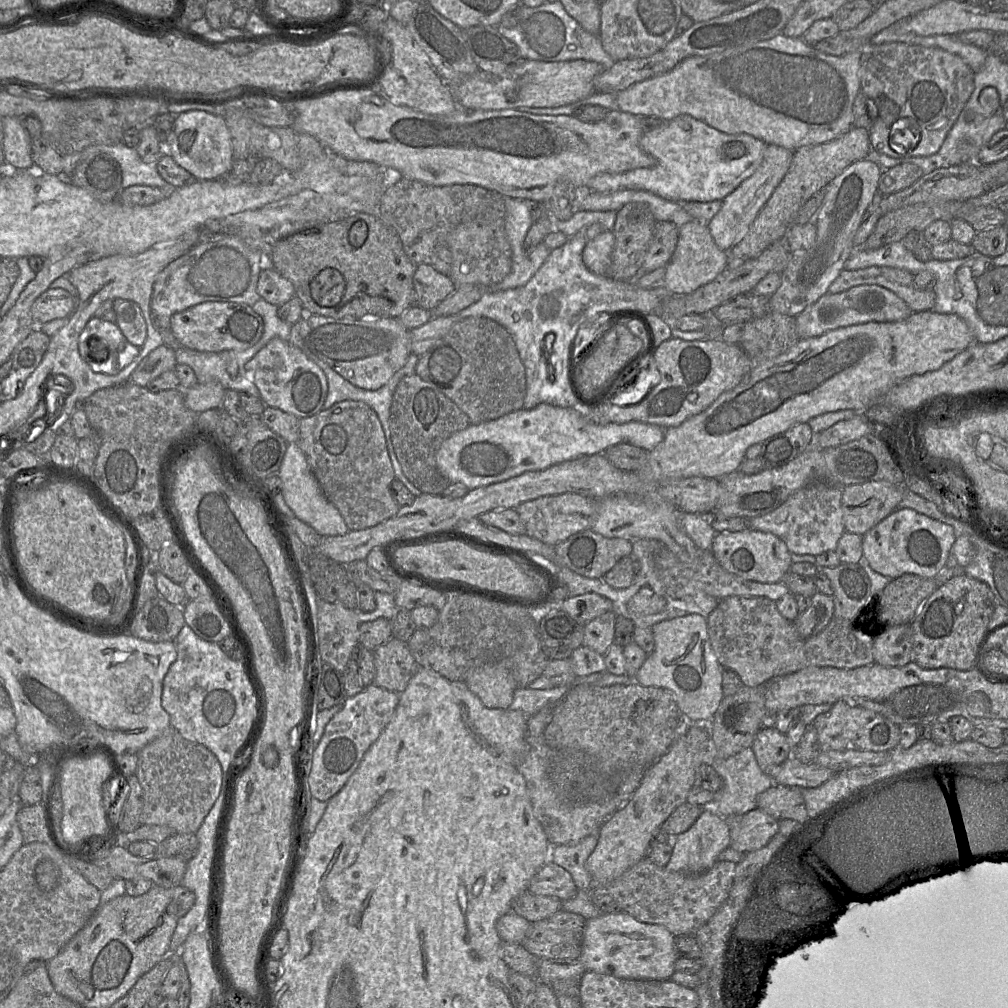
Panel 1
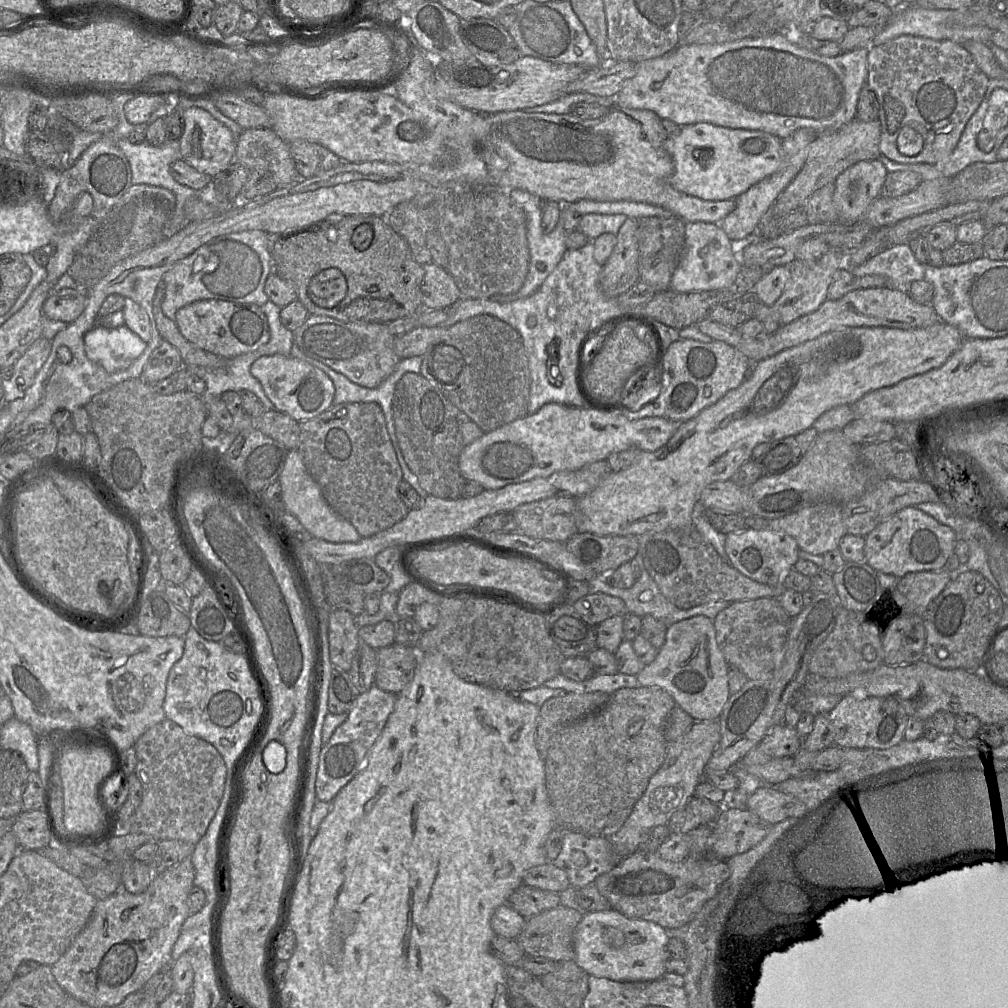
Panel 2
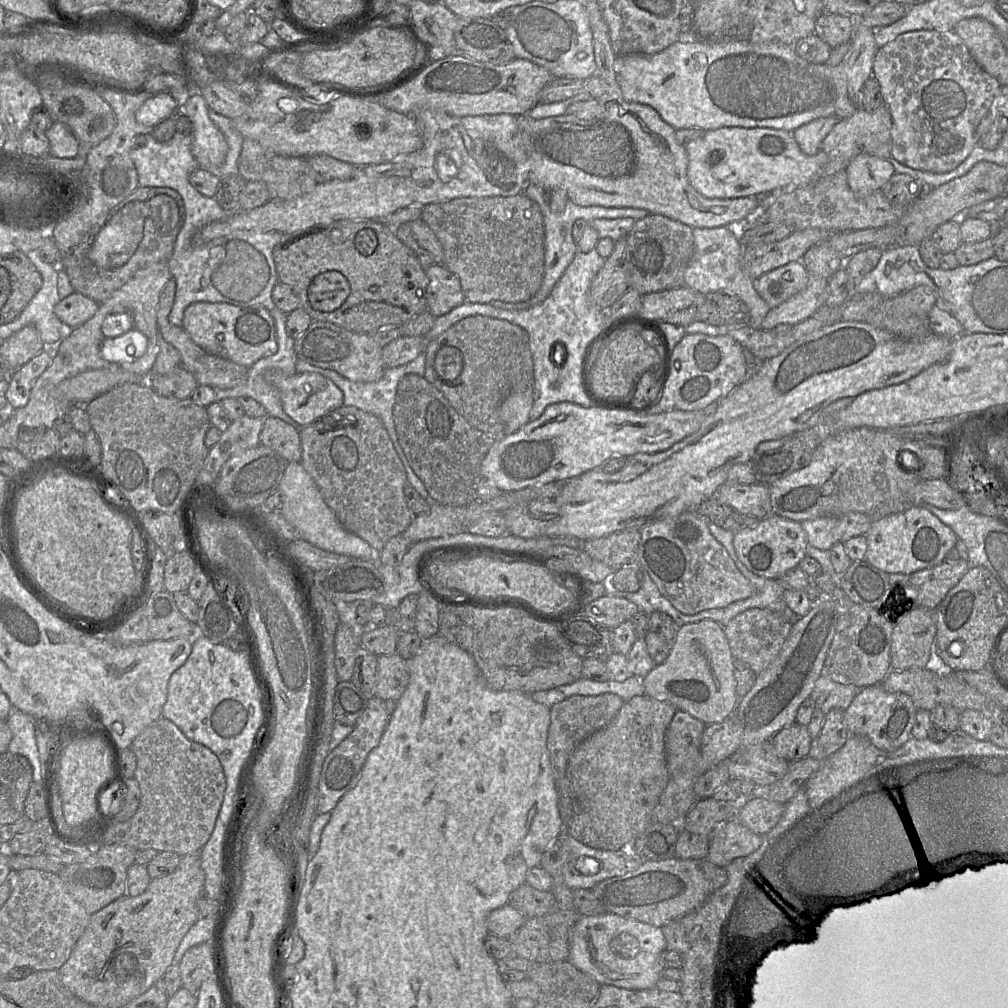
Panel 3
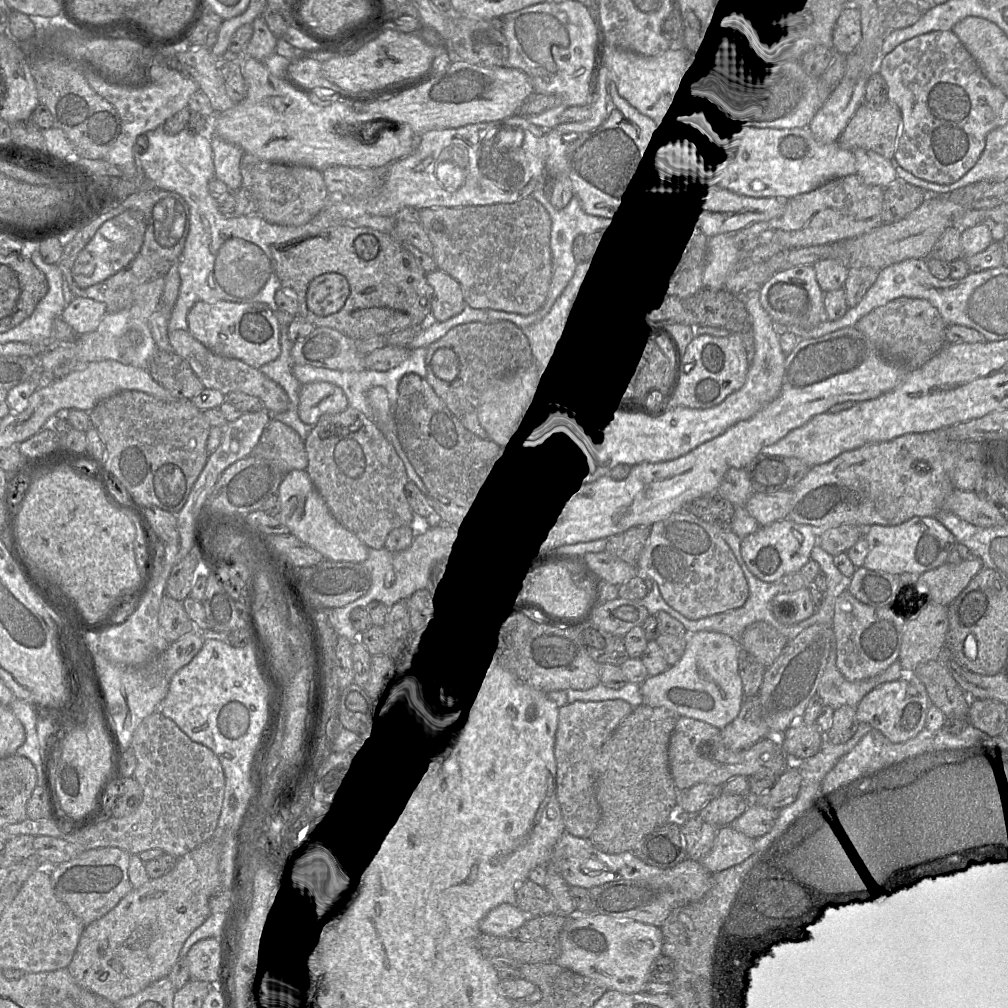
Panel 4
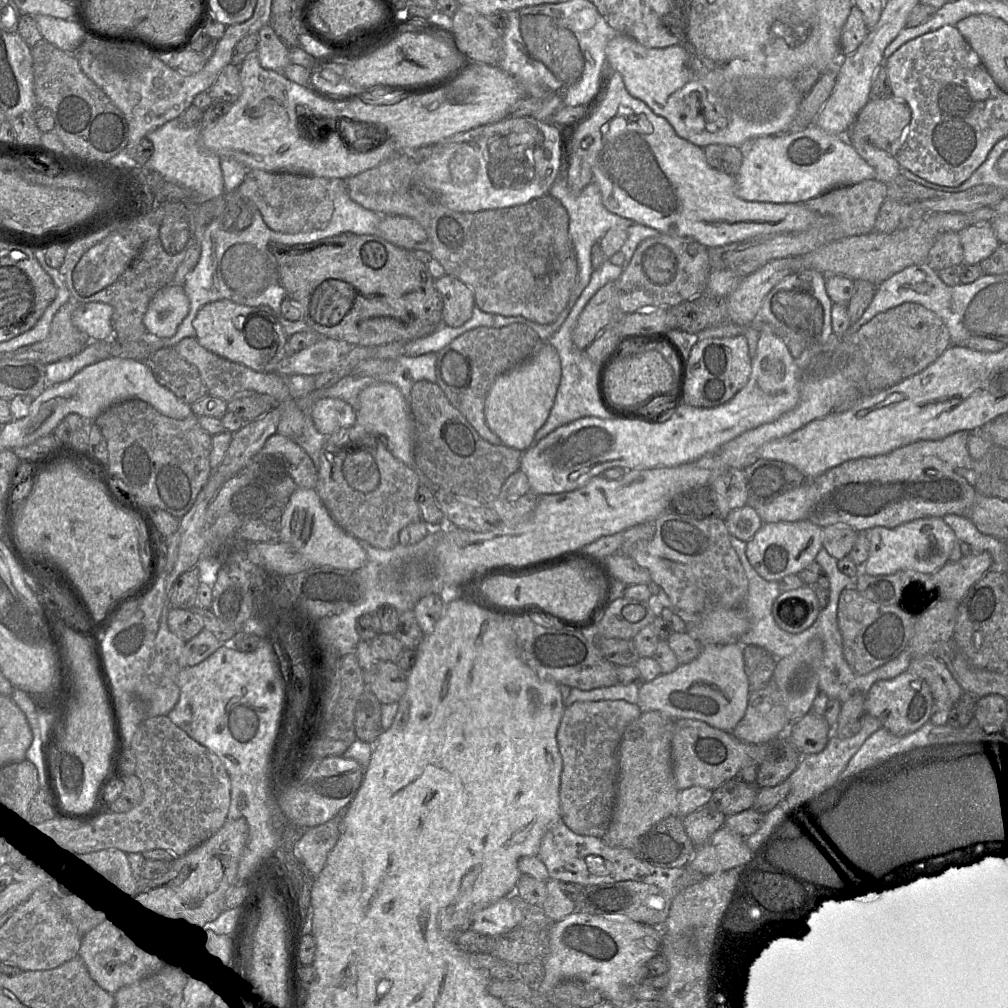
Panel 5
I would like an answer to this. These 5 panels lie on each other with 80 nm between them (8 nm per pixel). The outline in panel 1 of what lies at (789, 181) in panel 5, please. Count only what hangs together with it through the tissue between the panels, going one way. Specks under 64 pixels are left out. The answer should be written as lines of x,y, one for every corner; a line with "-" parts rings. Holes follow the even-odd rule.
686,114
646,130
640,138
640,146
654,157
656,163
653,167
599,174
586,186
576,189
580,202
592,192
607,194
621,190
647,191
678,203
722,201
756,171
767,147
751,135
727,134

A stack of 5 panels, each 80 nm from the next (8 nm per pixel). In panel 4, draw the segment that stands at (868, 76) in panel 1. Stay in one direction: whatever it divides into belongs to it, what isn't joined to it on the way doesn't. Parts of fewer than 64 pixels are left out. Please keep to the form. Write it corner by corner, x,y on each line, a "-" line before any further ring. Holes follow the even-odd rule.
952,30
931,31
902,42
881,58
878,73
887,84
888,101
896,104
902,115
894,163
928,182
952,184
958,181
978,161
987,135
1000,126
1001,109
1007,96
984,76

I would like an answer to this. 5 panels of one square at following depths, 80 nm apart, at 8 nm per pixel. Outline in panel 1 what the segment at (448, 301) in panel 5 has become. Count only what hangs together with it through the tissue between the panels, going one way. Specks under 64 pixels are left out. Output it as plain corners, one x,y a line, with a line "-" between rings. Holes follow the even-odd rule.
430,264
417,265
413,284
415,305
428,311
434,309
456,289
450,276
439,273

